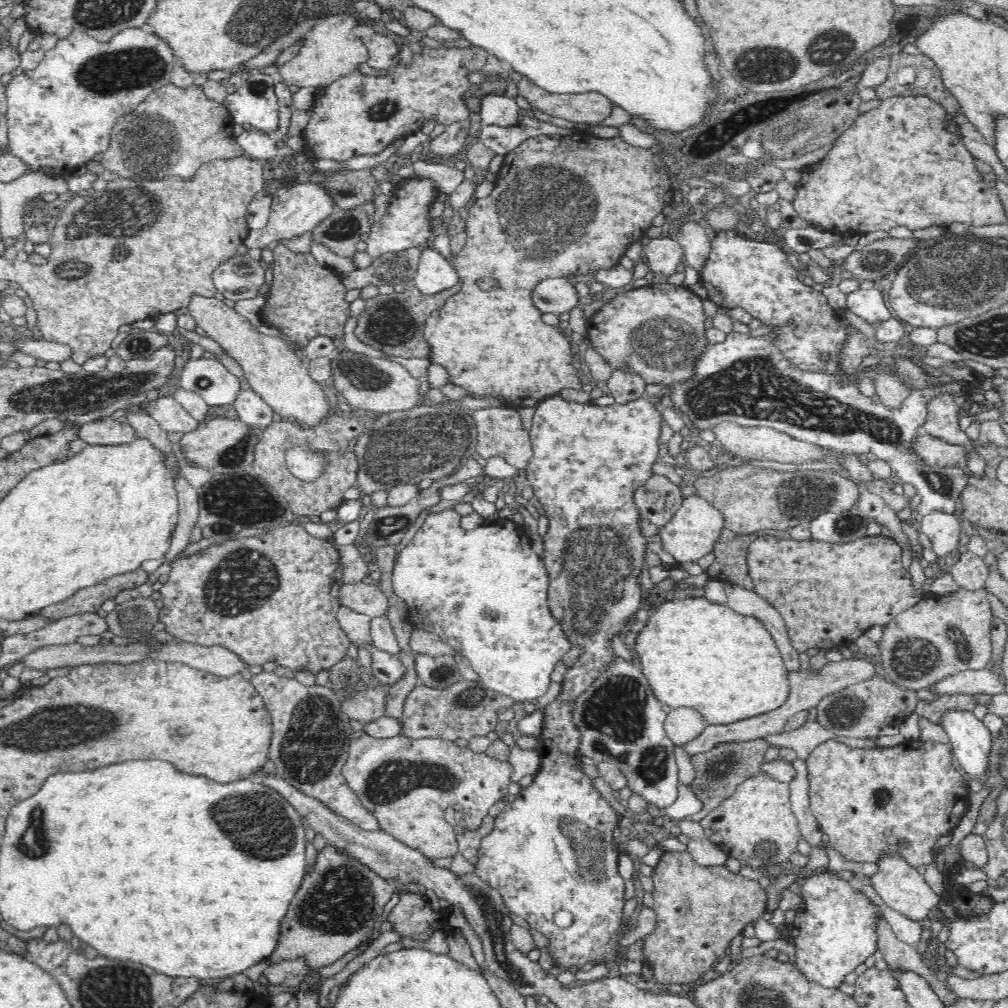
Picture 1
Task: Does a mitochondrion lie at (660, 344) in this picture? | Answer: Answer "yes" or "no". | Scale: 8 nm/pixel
yes

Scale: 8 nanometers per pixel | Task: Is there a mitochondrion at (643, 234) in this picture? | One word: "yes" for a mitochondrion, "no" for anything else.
no

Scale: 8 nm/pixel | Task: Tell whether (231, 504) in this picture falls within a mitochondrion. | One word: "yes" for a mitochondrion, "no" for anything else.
yes

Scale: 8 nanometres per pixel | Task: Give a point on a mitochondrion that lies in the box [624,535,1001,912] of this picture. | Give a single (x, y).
(915, 657)

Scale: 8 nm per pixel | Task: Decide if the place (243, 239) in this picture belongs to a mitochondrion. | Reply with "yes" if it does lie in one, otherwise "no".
no

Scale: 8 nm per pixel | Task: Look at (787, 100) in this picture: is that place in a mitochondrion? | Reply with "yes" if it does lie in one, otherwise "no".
yes

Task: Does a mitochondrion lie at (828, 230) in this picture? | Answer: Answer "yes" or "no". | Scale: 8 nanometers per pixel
no

